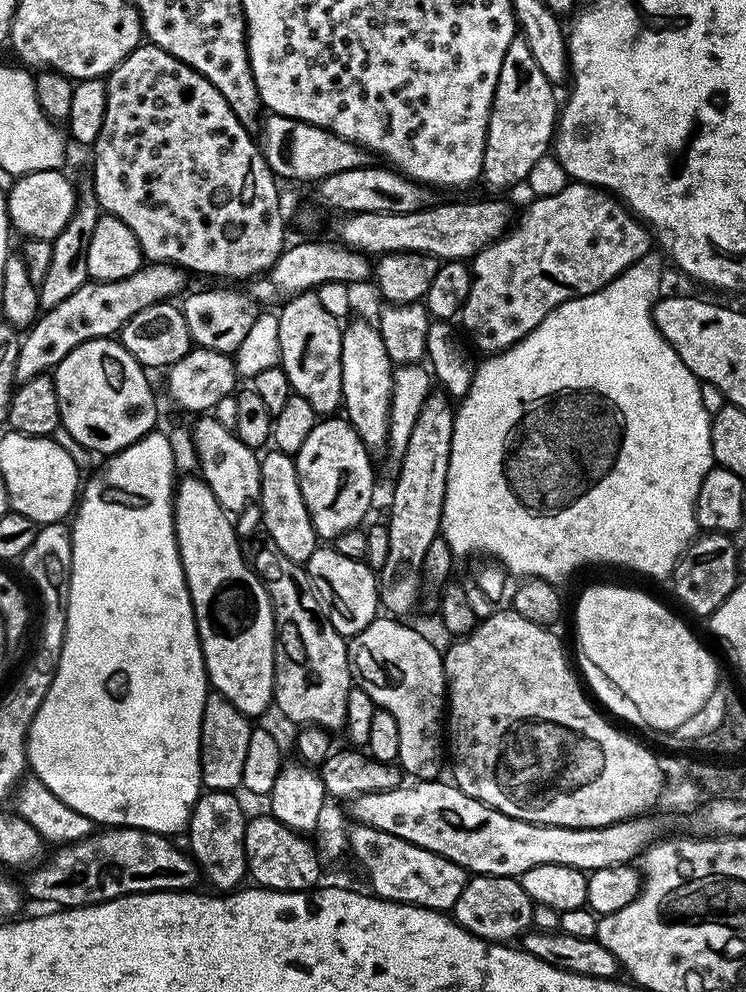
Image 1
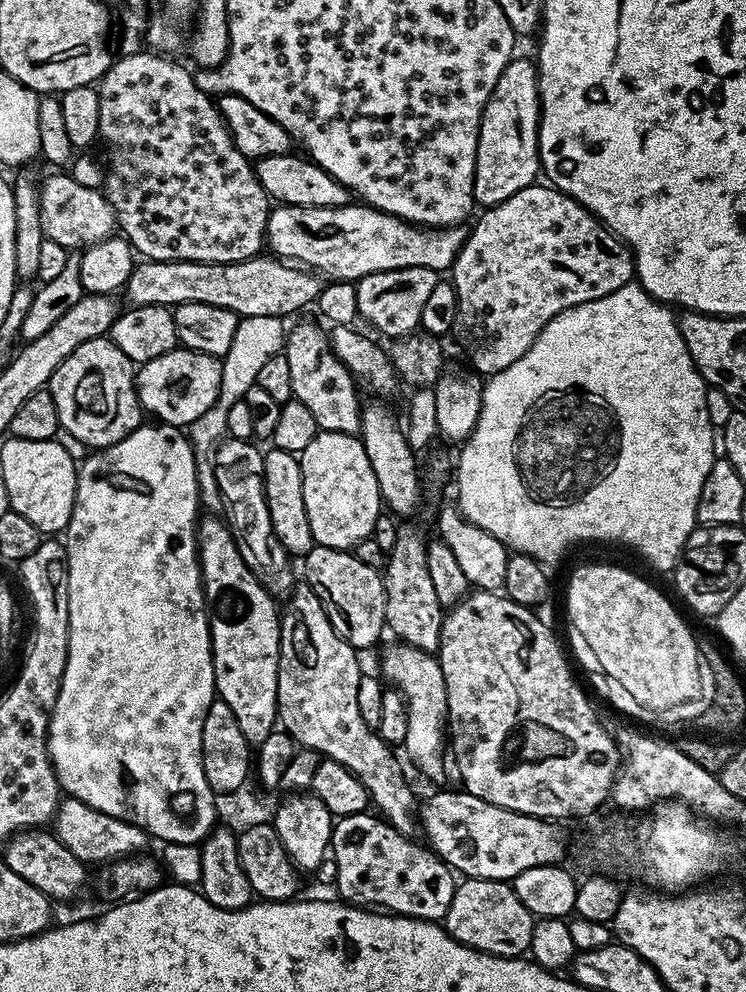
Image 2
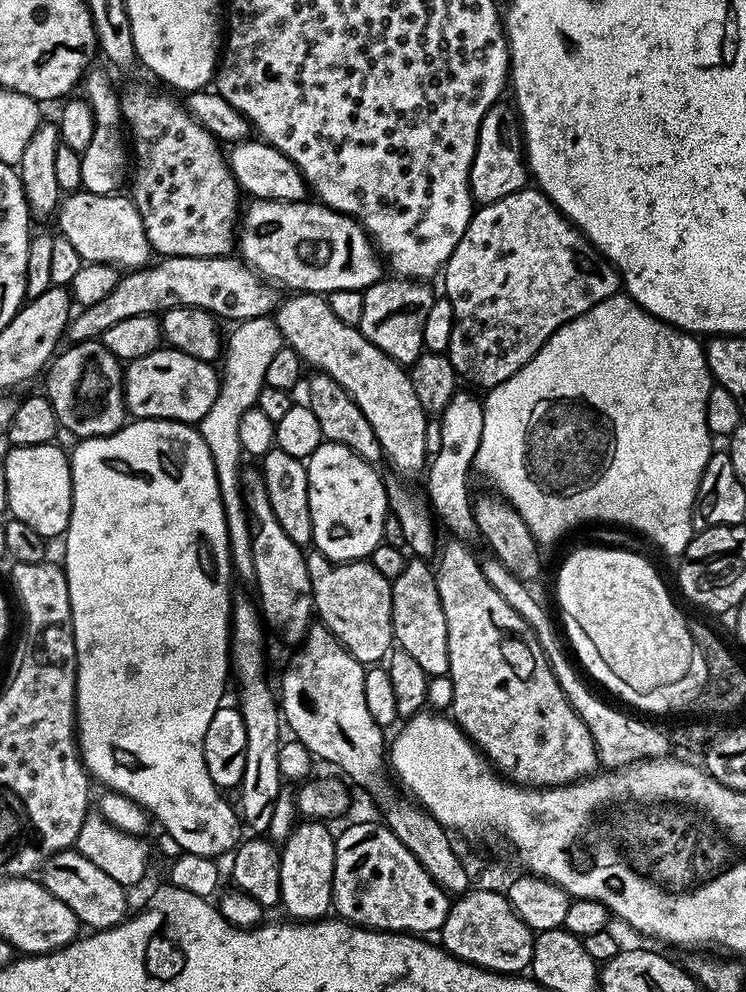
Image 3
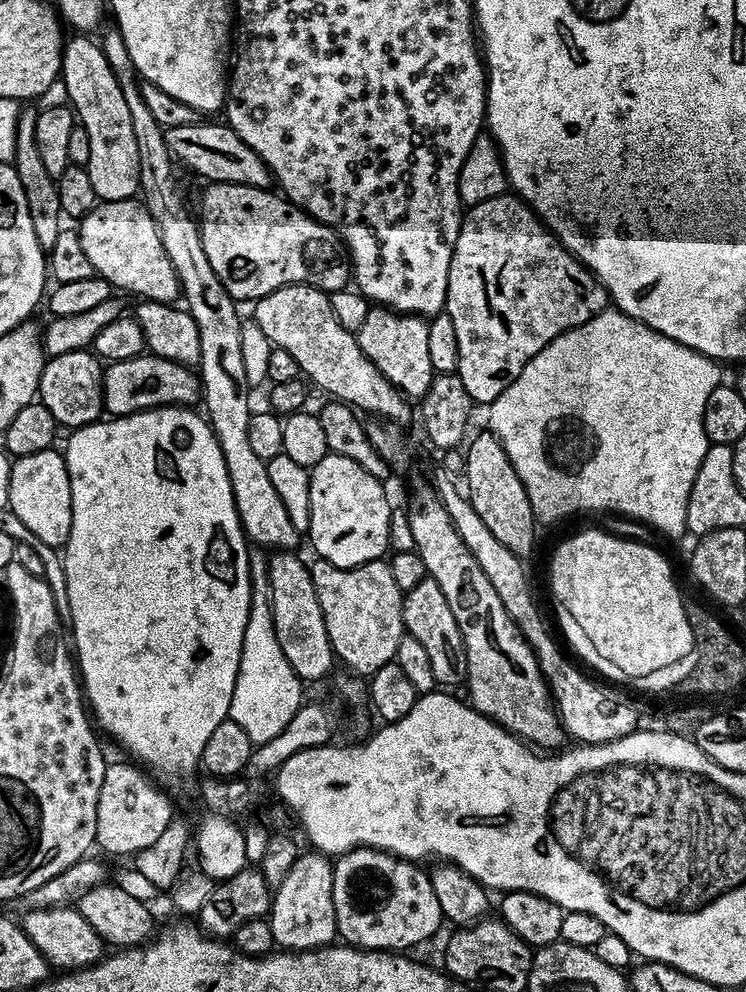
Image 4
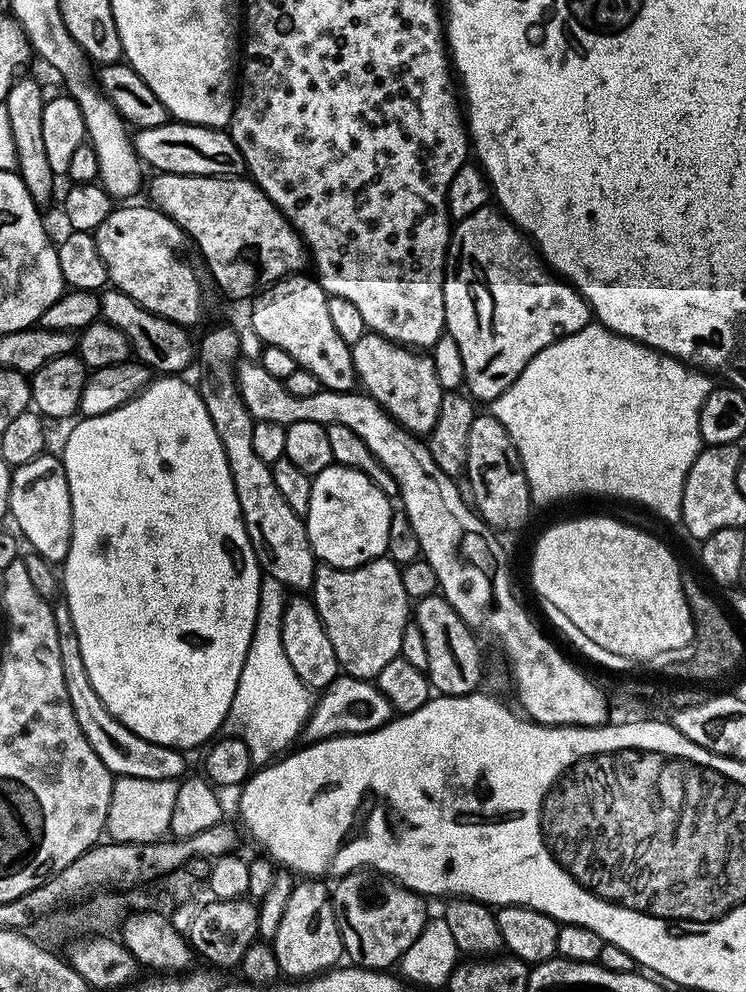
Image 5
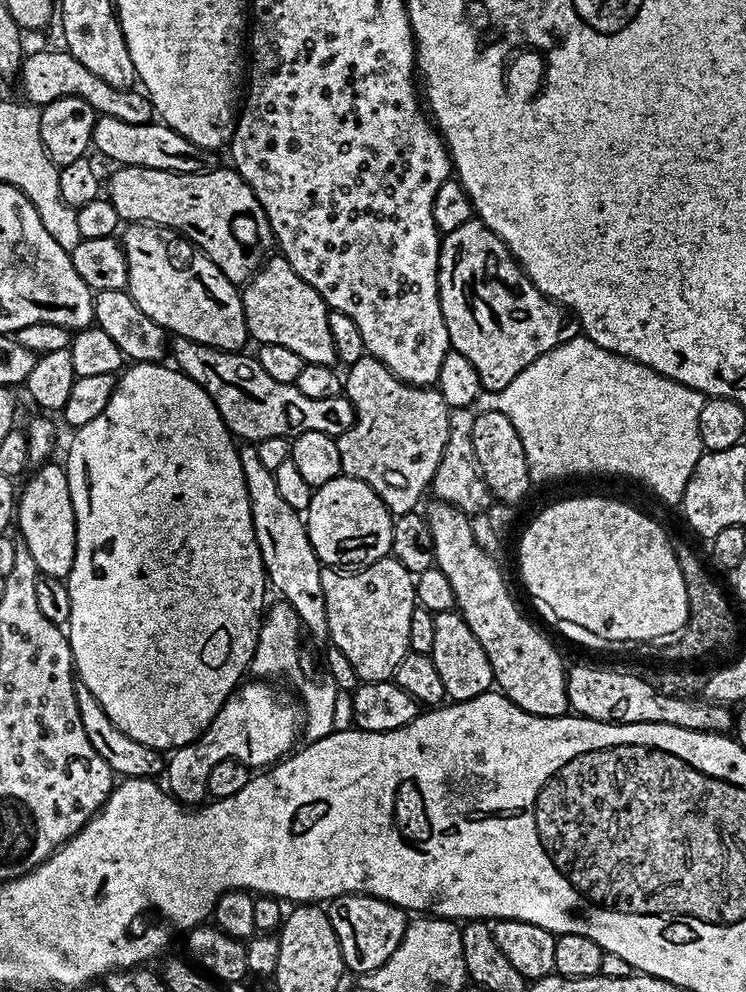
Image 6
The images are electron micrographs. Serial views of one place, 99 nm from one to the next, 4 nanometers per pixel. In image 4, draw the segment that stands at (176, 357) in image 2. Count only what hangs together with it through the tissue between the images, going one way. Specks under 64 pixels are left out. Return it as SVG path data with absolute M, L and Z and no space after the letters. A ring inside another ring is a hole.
M141 354L125 360L113 360L104 368L104 412L112 418L151 408L192 406L201 396L200 377L187 364Z

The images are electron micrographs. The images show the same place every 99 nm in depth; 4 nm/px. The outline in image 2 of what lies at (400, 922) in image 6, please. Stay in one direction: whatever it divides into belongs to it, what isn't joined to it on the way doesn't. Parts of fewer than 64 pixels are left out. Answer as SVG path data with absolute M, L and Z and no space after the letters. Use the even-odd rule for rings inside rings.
M359 812L339 817L332 826L330 849L330 860L336 863L339 899L397 916L443 921L446 910L450 910L450 898L454 898L457 877L435 852L416 842L376 814Z

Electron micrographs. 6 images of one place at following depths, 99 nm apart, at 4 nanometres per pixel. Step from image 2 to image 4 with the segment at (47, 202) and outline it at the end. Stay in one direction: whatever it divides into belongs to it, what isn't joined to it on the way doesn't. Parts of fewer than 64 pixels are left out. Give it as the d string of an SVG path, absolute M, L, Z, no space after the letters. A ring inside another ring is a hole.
M139 199L103 201L97 203L84 216L79 217L78 231L82 250L90 258L95 275L102 277L113 289L133 292L136 298L157 300L172 304L181 295L180 279L176 276L166 250L162 250L162 238L154 226L154 218Z

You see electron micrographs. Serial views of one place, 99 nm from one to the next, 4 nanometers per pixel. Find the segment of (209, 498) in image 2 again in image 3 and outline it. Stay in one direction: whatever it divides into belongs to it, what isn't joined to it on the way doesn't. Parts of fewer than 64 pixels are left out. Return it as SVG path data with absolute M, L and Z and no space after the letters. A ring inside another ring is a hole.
M272 316L242 320L233 328L236 329L226 336L228 369L223 369L218 398L214 398L214 406L206 410L198 427L206 446L210 446L210 458L214 458L214 470L218 474L218 494L222 494L222 510L226 514L233 571L239 579L241 577L250 584L255 578L252 546L254 524L253 521L248 521L248 508L244 505L246 493L241 483L242 451L238 438L238 424L246 410L256 407L258 394L266 387L264 379L268 365L274 354L278 354L278 350L285 347L285 343Z

